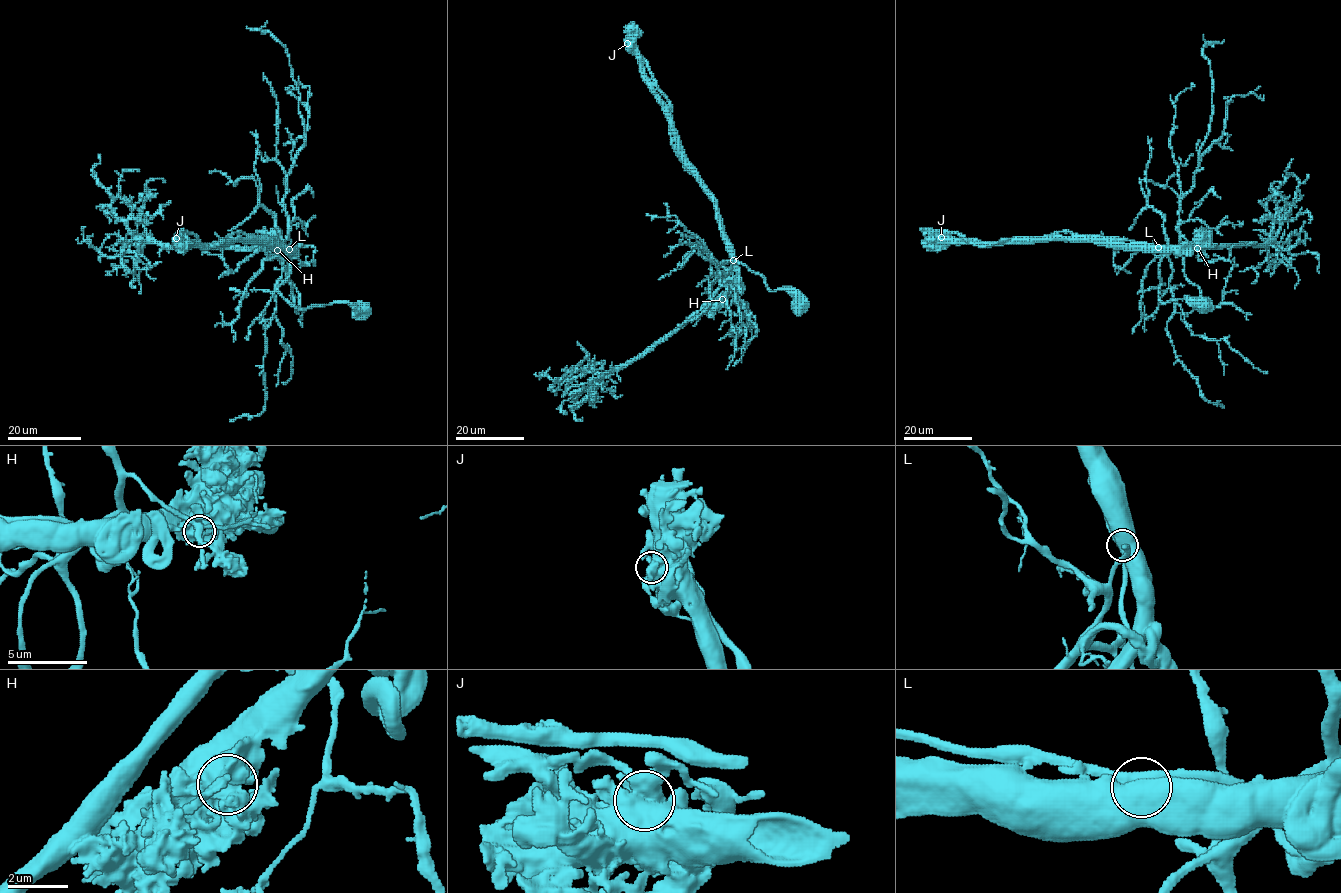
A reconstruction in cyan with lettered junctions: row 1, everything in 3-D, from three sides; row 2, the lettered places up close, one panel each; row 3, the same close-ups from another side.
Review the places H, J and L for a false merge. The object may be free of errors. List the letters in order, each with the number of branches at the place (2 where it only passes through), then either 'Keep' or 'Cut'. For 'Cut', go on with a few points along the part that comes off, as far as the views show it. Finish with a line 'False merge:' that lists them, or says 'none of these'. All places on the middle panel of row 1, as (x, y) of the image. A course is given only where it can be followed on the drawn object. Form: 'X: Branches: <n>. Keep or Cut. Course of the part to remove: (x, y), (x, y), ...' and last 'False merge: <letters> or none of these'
H: Branches: 2. Keep
J: Branches: 2. Keep
L: Branches: 2. Cut. Course of the part to remove: (733, 261), (732, 245), (716, 204), (686, 160), (672, 115), (645, 74), (629, 23)
False merge: L

